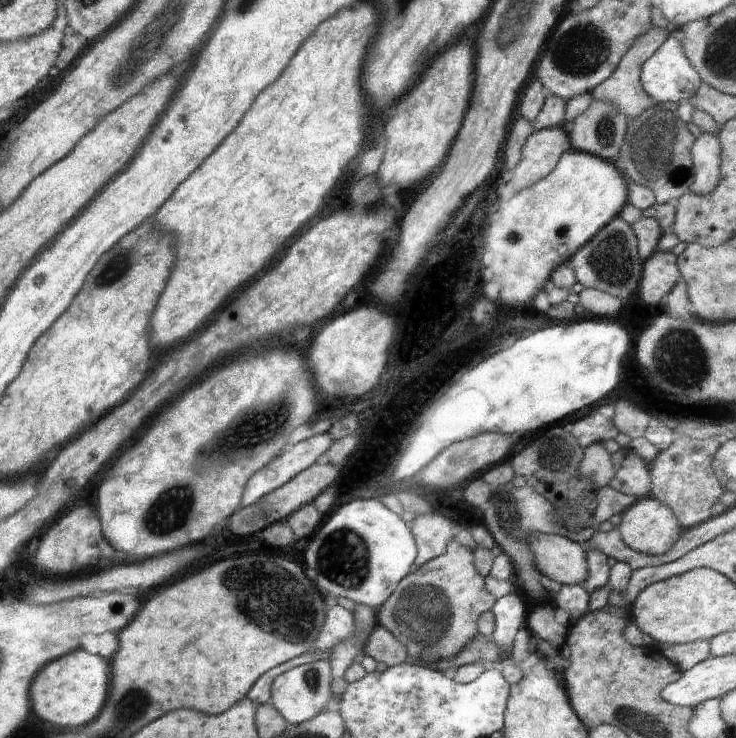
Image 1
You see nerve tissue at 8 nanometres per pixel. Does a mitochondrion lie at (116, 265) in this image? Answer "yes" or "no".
yes

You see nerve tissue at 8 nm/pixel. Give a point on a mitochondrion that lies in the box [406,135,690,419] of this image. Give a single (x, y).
(611, 261)

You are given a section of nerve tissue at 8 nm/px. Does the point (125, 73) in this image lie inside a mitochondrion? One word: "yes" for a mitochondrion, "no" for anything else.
yes

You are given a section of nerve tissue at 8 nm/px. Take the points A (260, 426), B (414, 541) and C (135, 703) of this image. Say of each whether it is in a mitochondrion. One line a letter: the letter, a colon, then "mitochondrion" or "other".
A: mitochondrion
B: other
C: mitochondrion

